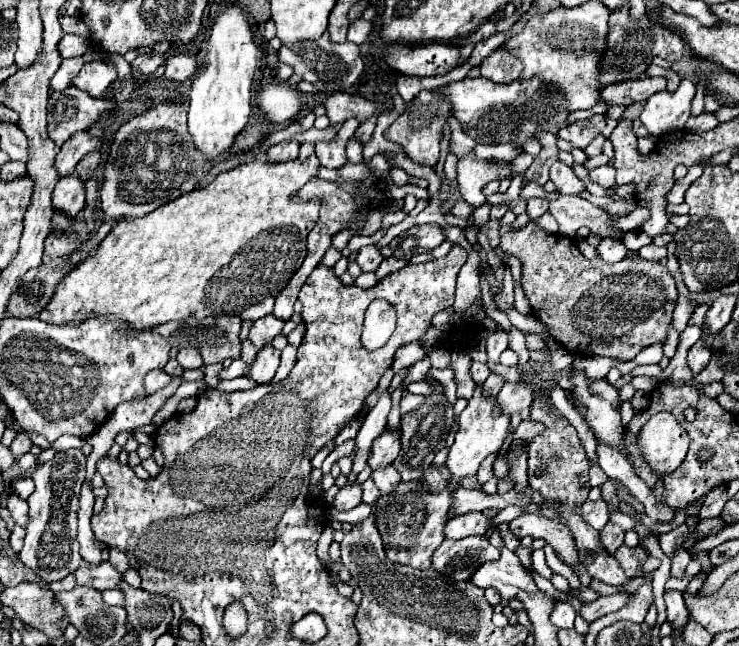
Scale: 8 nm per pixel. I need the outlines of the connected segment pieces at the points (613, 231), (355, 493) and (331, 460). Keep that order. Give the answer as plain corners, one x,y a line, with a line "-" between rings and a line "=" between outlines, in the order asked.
560,195
558,199
550,201
548,211
556,217
556,221
560,225
560,233
566,237
574,237
576,231
584,225
590,227
592,233
596,233
604,239
622,241
622,237
624,237
624,233
616,225
612,225
620,217
614,217
600,207
594,207
590,201
586,201
578,195
=
358,485
352,487
344,487
338,491
336,495
336,509
340,511
348,511
352,507
356,507
362,501
362,489
=
352,439
350,441
346,441
346,443
342,443
342,445
338,445
326,459
324,459
324,463
322,463
322,473
324,475
328,475
330,473
330,467
340,459
340,457
346,457
346,455
350,455
350,451
354,449
354,443
352,443

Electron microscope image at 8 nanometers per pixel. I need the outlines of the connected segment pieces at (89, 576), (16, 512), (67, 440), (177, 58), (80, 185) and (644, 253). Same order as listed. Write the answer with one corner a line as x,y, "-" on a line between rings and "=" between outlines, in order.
82,561
82,565
76,569
76,581
78,585
88,585
98,591
104,591
116,589
118,583
124,581
124,575
110,561
102,561
96,565
=
12,493
8,497
8,509
12,511
12,517
16,521
16,525
26,527
26,523
30,523
30,509
28,503
24,499
20,499
16,493
=
66,434
51,443
51,448
54,448
59,451
66,451
71,448
81,449
85,443
86,441
82,438
=
172,55
166,61
164,79
168,81
186,81
196,73
198,59
192,55
=
66,175
60,177
56,183
52,193
52,203
56,211
66,213
68,217
76,217
84,209
84,201
86,201
84,197
86,197
84,181
78,179
76,175
=
646,245
646,247
640,247
640,257
648,259
648,261
662,261
662,259
668,257
668,249
666,247

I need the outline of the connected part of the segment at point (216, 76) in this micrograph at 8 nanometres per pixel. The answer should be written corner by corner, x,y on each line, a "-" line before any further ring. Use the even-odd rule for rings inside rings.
228,5
222,9
212,25
206,49
206,65
194,77
188,97
188,131
194,139
194,145
204,151
206,157
214,157
230,149
234,137
250,119
250,89
256,71
258,49
254,45
252,27
244,9
238,5

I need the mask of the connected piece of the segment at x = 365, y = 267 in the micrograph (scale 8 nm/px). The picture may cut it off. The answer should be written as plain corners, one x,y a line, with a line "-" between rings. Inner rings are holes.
366,245
358,251
358,257
356,257
356,263
362,267
362,271
376,271
378,265
382,263
382,253
376,245

